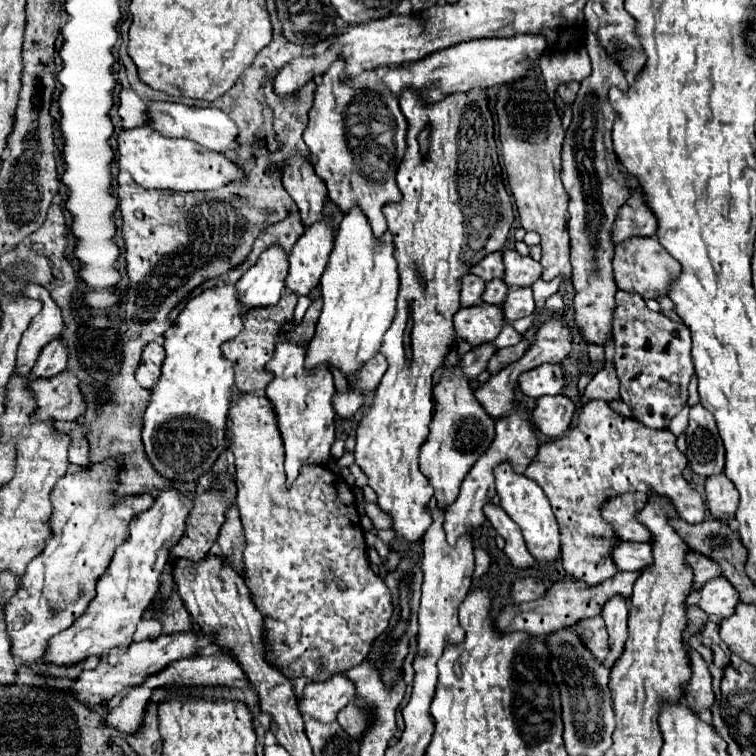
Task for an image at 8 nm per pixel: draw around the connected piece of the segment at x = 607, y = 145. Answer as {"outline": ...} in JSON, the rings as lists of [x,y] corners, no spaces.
{"outline":[[[588,34],[586,50],[592,60],[592,74],[582,80],[578,96],[572,104],[572,124],[566,130],[564,148],[562,148],[562,184],[570,196],[568,202],[568,234],[572,244],[572,284],[576,290],[574,296],[574,322],[580,330],[582,340],[590,346],[606,346],[612,336],[612,316],[614,316],[614,274],[612,274],[612,256],[614,242],[612,230],[618,216],[618,210],[628,200],[628,184],[620,172],[620,160],[612,144],[612,126],[616,122],[616,112],[608,100],[608,90],[612,86],[622,92],[628,88],[626,76],[616,66],[614,60],[606,56],[600,48],[598,38]]]}

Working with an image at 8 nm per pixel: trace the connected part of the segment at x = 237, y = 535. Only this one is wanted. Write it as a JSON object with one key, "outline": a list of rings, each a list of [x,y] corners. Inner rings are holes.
{"outline":[[[230,504],[228,510],[226,510],[226,520],[224,520],[222,528],[220,528],[218,544],[220,544],[222,552],[224,552],[224,556],[228,556],[230,564],[238,564],[240,572],[244,574],[242,552],[246,548],[246,540],[244,540],[244,532],[242,532],[242,524],[240,524],[236,504]]]}

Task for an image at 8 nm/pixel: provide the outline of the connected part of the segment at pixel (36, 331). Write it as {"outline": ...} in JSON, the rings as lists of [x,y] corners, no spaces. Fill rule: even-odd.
{"outline":[[[30,282],[28,288],[22,292],[28,298],[38,298],[42,300],[42,312],[32,318],[28,330],[24,332],[20,346],[18,346],[18,372],[28,376],[40,350],[54,338],[58,338],[64,330],[64,318],[62,310],[58,310],[58,304],[50,296],[46,288],[40,288],[40,284]]]}

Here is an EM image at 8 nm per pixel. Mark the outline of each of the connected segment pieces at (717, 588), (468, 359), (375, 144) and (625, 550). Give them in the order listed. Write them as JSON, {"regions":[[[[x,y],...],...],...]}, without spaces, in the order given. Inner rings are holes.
{"regions":[[[[718,576],[710,582],[706,582],[700,590],[700,608],[704,612],[716,614],[720,618],[730,616],[738,602],[740,602],[740,596],[738,596],[736,588],[724,576]]],[[[480,344],[480,346],[472,348],[462,358],[462,372],[466,372],[466,378],[470,378],[470,380],[478,378],[478,374],[486,370],[486,364],[494,352],[496,352],[496,348],[492,344]]],[[[340,58],[316,86],[314,106],[310,108],[308,128],[304,130],[304,142],[316,156],[314,168],[324,180],[330,200],[338,204],[342,212],[348,212],[354,204],[358,204],[362,212],[366,212],[374,236],[382,236],[386,232],[382,206],[402,198],[394,176],[406,150],[406,120],[398,108],[398,100],[390,96],[390,90],[382,84],[376,70],[362,72],[358,78],[350,80],[342,80],[342,72],[344,62]],[[364,90],[376,96],[362,96]],[[354,102],[358,102],[358,108],[350,108]],[[358,132],[362,136],[356,136]]],[[[618,542],[612,552],[614,564],[620,572],[642,570],[652,562],[652,546],[650,544],[634,544],[634,542]]]]}

